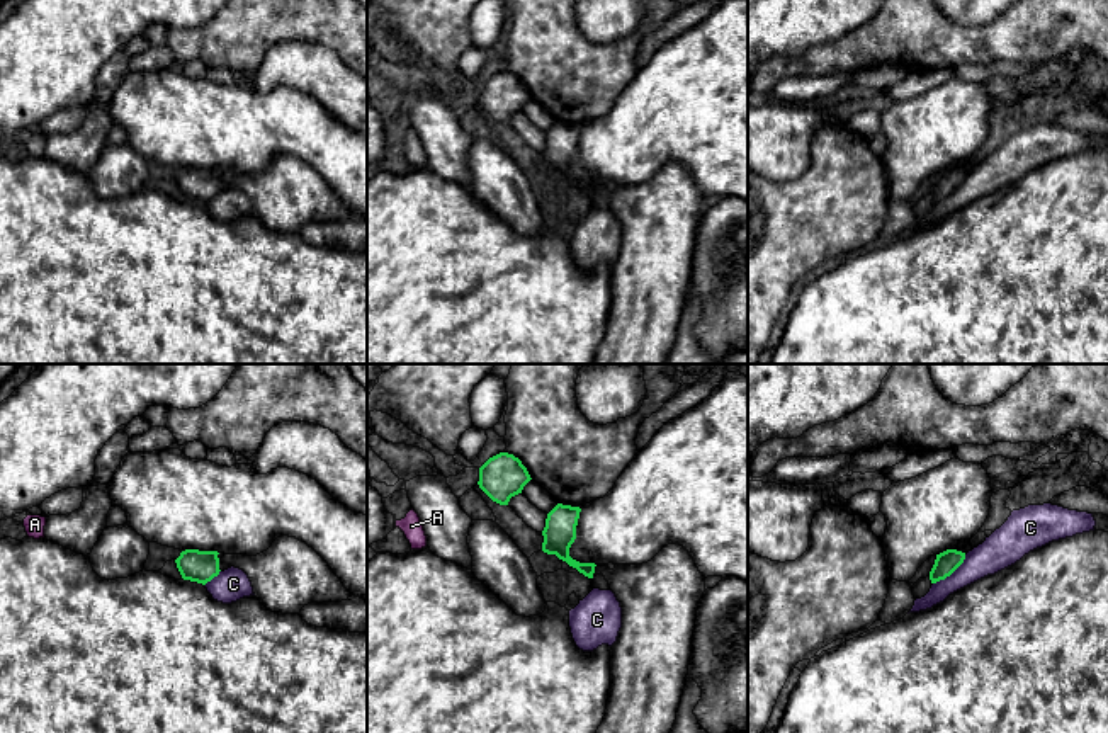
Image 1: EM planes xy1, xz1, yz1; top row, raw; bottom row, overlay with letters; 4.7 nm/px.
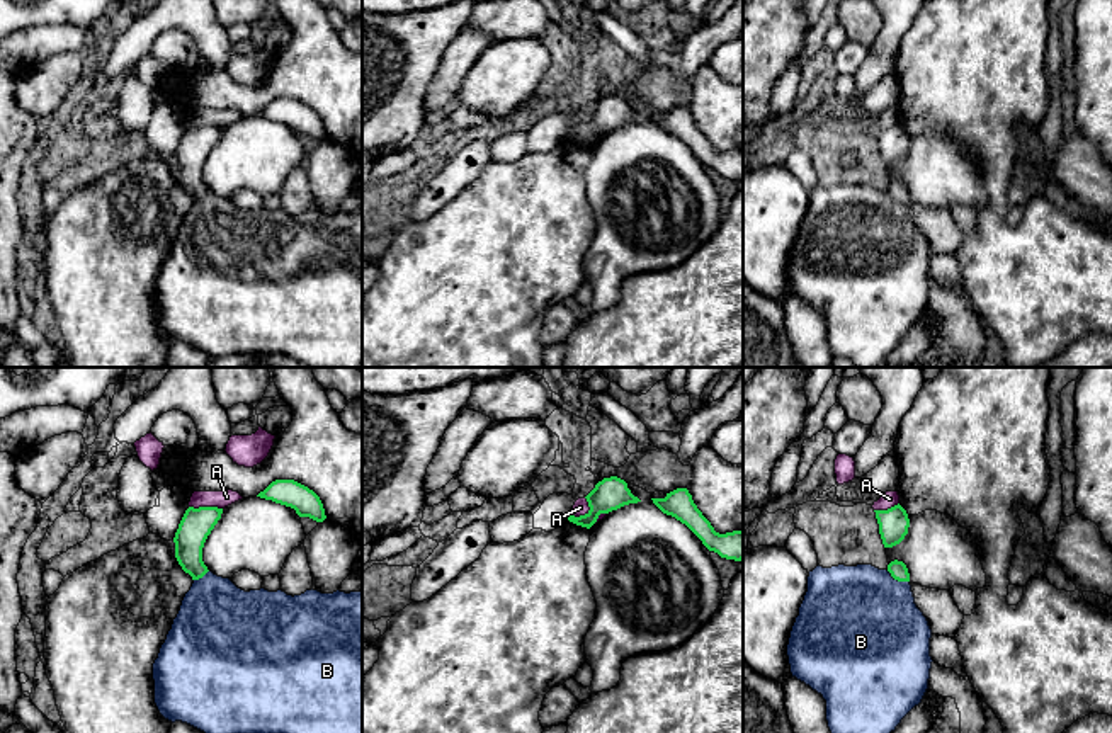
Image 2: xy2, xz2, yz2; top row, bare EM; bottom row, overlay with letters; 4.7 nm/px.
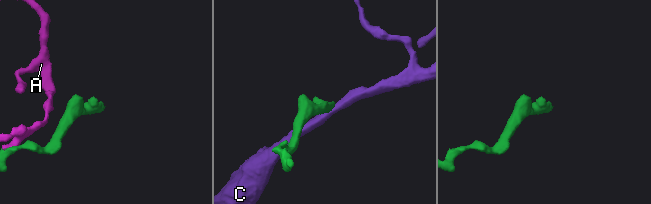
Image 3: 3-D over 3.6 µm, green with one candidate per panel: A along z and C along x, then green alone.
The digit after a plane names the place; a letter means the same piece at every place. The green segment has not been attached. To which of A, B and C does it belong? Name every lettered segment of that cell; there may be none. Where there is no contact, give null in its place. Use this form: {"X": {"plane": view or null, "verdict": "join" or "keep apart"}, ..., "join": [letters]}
{"A": {"plane": "xy2", "verdict": "keep apart"}, "B": {"plane": "yz2", "verdict": "keep apart"}, "C": {"plane": "yz1", "verdict": "keep apart"}, "join": []}

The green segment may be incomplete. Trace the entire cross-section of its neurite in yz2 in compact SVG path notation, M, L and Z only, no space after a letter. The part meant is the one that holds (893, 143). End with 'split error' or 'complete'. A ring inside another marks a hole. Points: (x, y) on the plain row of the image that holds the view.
M898 122L888 129L874 129L874 131L884 167L893 167L899 163L908 153L910 146L906 129Z | complete

